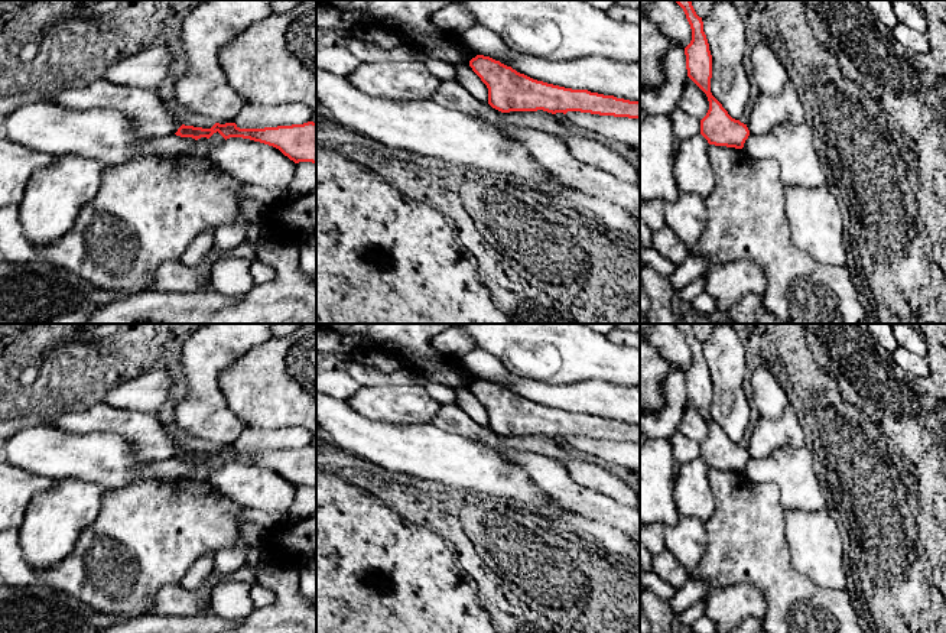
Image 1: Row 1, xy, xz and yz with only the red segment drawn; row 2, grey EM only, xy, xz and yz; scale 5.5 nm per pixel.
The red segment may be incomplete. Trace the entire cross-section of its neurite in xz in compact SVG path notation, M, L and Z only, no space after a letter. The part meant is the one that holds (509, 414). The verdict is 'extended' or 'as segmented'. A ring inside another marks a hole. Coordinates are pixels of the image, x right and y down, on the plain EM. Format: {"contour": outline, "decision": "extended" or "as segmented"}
{"contour": "M484 379L472 382L469 390L488 412L487 426L472 421L455 402L443 406L430 423L498 448L556 507L572 517L605 523L640 543L640 506L621 504L608 494L576 483L553 458L510 451L503 442L510 435L543 434L552 438L581 435L640 444L640 425L537 405Z", "decision": "extended"}

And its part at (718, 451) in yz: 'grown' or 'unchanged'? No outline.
grown

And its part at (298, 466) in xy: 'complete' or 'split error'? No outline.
split error

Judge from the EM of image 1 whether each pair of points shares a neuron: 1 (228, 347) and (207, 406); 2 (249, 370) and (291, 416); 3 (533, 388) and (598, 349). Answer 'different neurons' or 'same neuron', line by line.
1: same neuron
2: same neuron
3: different neurons

